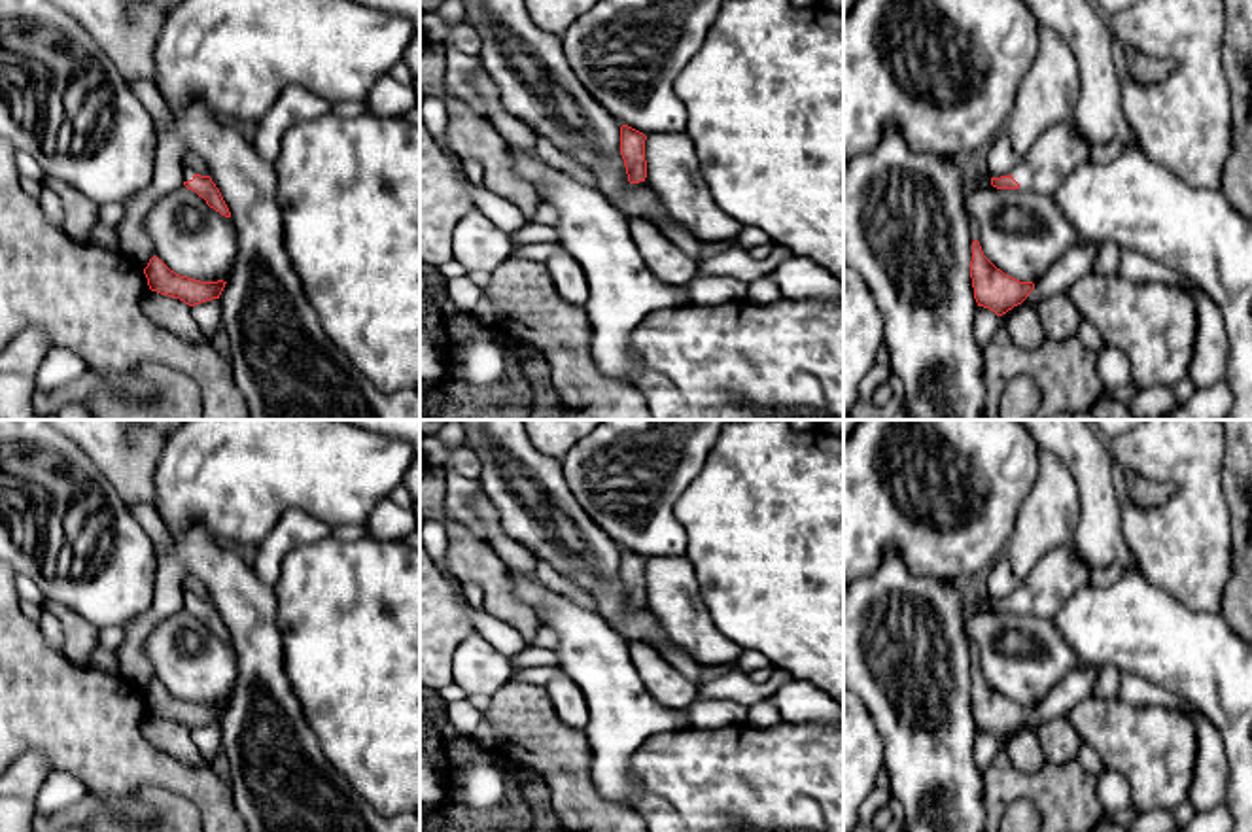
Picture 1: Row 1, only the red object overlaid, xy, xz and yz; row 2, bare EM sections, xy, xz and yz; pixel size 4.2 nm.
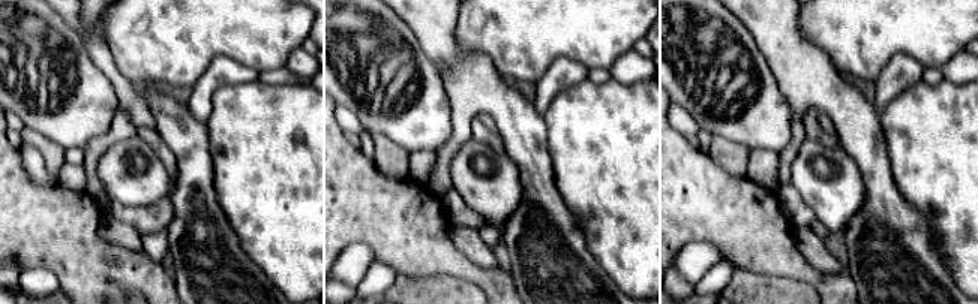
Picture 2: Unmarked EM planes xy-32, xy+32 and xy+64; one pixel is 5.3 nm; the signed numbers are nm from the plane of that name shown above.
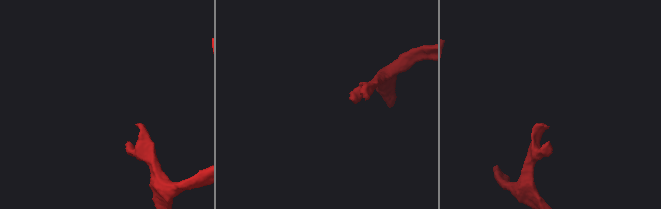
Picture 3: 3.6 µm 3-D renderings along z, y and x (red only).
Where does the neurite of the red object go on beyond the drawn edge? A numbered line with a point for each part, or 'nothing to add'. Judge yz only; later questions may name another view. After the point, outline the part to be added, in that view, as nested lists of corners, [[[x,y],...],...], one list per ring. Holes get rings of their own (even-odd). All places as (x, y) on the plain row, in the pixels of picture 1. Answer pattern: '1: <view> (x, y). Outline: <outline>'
1: yz (1052, 581). Outline: [[[1072,543],[1053,548],[1033,569],[1012,598],[1021,615],[1053,618],[1074,590],[1089,582],[1091,569],[1076,556]]]

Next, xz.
nothing to add

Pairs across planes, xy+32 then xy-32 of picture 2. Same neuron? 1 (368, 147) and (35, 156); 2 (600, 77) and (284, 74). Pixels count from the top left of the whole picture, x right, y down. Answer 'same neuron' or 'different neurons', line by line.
1: same neuron
2: same neuron

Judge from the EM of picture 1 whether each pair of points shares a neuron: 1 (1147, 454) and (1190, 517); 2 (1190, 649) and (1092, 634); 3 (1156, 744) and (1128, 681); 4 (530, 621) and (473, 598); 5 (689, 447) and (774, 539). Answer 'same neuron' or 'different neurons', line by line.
1: same neuron
2: same neuron
3: different neurons
4: different neurons
5: different neurons

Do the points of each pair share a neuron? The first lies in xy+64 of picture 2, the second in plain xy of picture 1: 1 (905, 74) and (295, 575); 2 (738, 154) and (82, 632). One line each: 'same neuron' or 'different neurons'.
1: different neurons
2: same neuron

